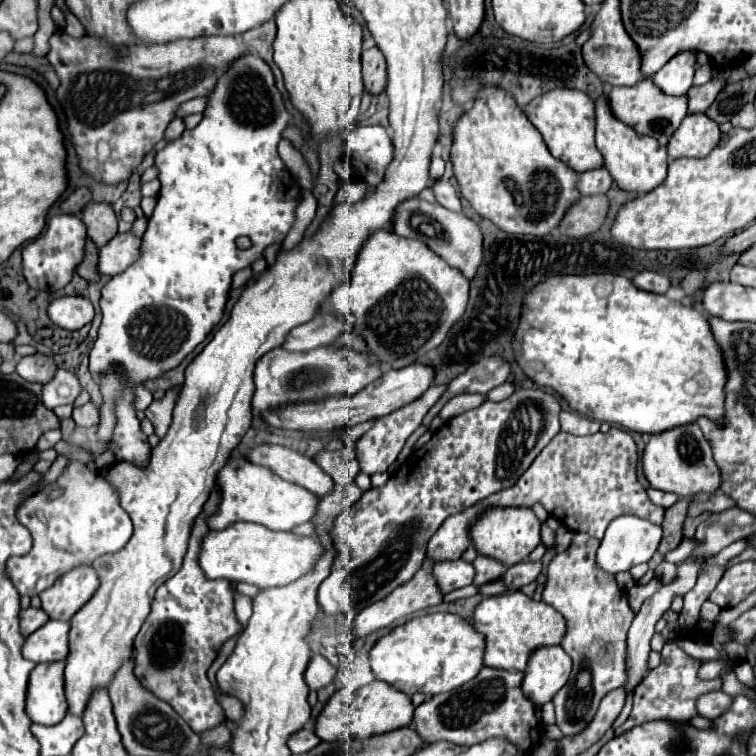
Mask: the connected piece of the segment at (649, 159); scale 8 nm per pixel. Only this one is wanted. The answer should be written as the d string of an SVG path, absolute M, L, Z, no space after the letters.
M606 95L596 99L596 147L604 155L604 167L610 171L614 181L626 191L648 193L650 189L658 187L666 177L668 167L666 151L658 147L658 141L654 137L638 135L636 131L632 131L628 123L614 119L614 115L610 115Z

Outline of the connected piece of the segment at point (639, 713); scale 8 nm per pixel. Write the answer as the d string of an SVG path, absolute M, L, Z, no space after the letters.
M666 641L664 649L662 649L660 665L656 669L652 669L644 677L644 681L636 687L634 699L632 699L632 713L626 719L626 723L622 727L618 727L614 733L622 735L624 731L628 731L636 725L642 725L646 721L654 721L654 719L690 721L692 717L696 717L698 715L698 711L696 711L698 697L706 695L710 691L720 691L722 689L722 679L712 679L712 681L698 679L700 665L702 665L702 661L684 653L684 649L680 647L678 641Z

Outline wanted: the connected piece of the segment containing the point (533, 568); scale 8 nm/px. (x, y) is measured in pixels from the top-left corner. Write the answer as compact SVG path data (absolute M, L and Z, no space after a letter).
M528 561L516 563L516 565L512 565L512 567L506 569L506 573L500 577L500 581L504 581L504 585L510 591L518 591L520 587L532 583L538 577L540 569L542 569L540 561L536 561L536 563L528 563Z

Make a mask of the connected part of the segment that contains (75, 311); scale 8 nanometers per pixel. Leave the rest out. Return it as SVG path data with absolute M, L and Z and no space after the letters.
M80 295L60 297L50 303L48 317L58 327L68 329L68 331L76 331L92 321L94 307L86 297L80 297Z

